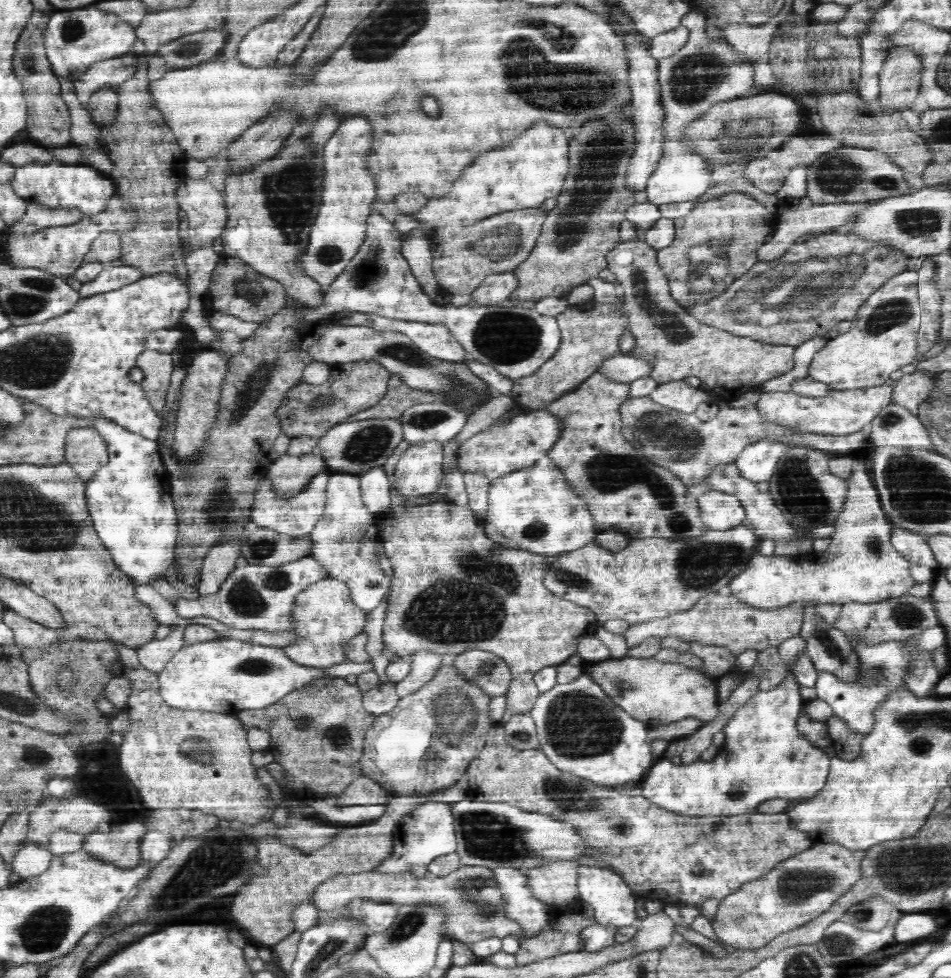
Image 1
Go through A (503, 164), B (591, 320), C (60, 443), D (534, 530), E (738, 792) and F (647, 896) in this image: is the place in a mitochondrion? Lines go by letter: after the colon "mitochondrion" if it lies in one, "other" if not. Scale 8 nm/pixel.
A: other
B: other
C: other
D: mitochondrion
E: mitochondrion
F: other

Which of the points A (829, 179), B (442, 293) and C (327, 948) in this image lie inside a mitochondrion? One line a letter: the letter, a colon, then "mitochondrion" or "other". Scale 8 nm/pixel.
A: mitochondrion
B: other
C: mitochondrion

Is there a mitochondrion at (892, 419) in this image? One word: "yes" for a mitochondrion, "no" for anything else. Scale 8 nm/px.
yes

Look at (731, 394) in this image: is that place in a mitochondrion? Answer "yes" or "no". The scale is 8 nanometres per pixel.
no

